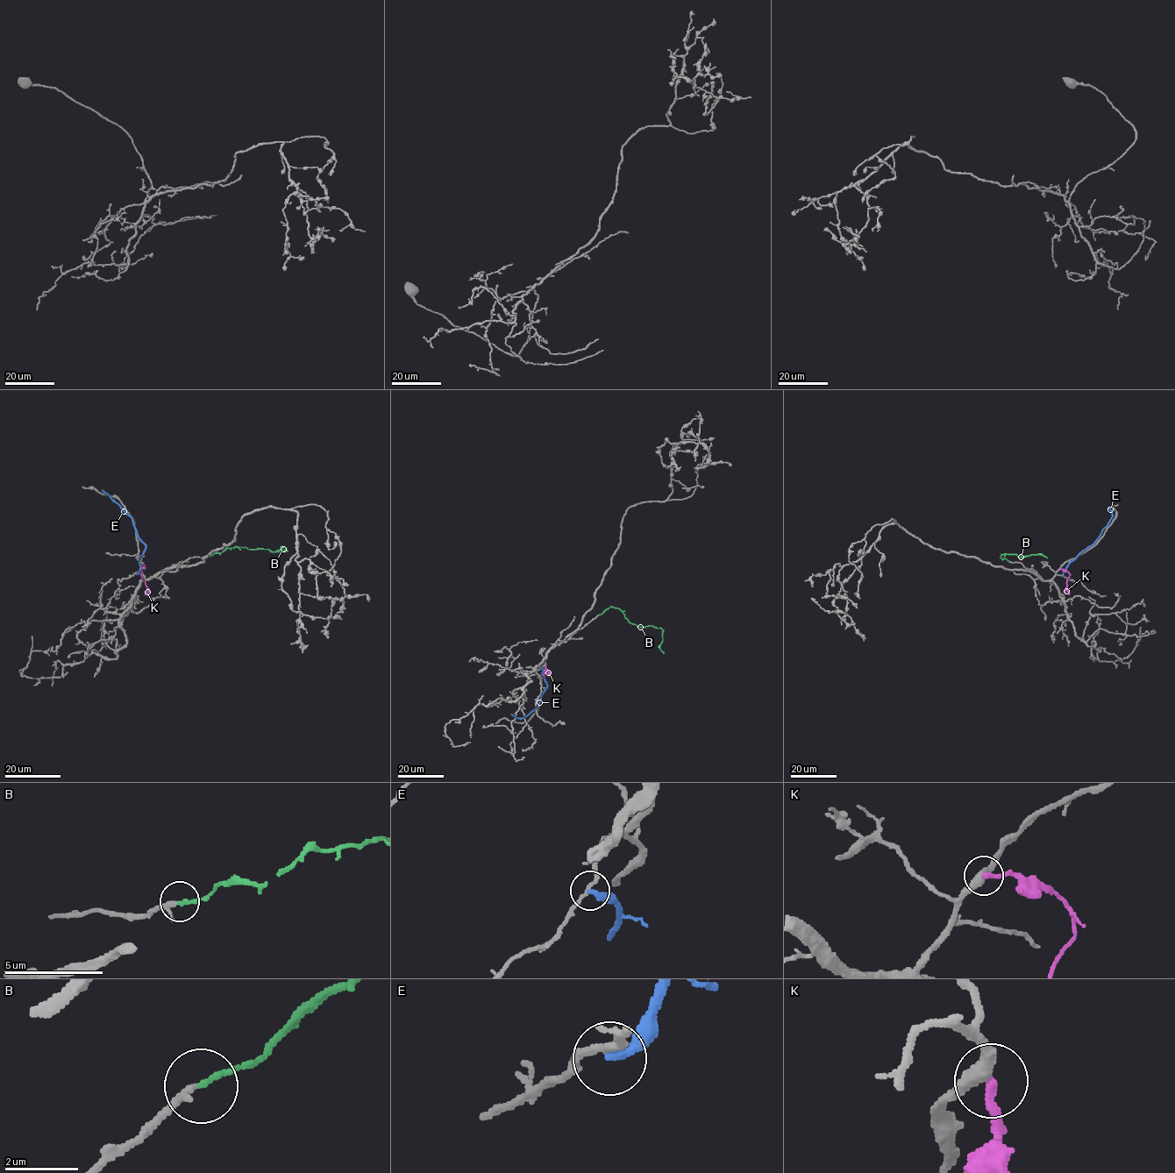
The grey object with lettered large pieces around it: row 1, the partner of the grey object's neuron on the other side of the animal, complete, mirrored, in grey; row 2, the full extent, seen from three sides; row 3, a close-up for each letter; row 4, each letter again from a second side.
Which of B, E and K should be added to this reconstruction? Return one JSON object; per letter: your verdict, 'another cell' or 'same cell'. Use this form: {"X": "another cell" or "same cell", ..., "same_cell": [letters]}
{"B": "same cell", "E": "another cell", "K": "another cell", "same_cell": ["B"]}

